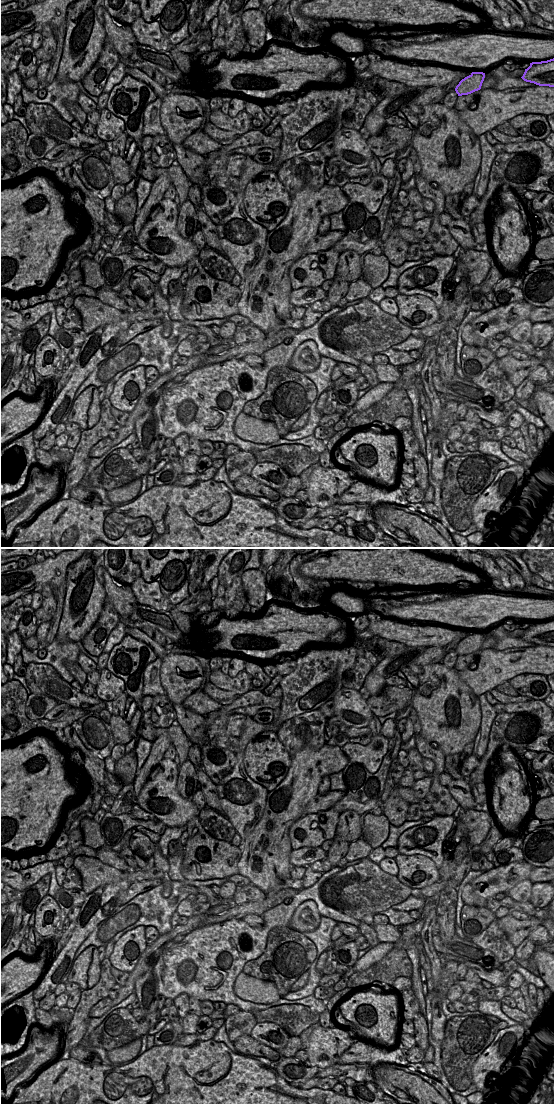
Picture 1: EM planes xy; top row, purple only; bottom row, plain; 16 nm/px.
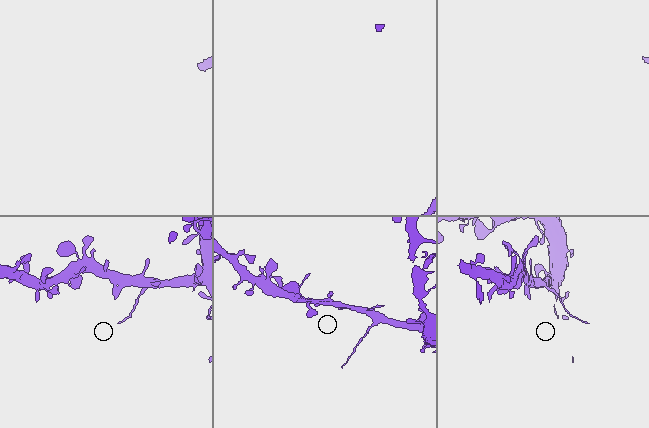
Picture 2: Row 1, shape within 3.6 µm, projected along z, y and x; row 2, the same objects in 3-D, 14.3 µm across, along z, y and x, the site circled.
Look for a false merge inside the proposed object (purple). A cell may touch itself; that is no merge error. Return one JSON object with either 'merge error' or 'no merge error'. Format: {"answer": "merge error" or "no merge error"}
{"answer": "merge error"}

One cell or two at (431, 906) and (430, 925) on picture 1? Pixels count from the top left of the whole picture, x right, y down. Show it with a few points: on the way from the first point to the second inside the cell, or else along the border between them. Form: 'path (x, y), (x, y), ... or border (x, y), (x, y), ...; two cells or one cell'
path (430, 911), (430, 920); one cell

